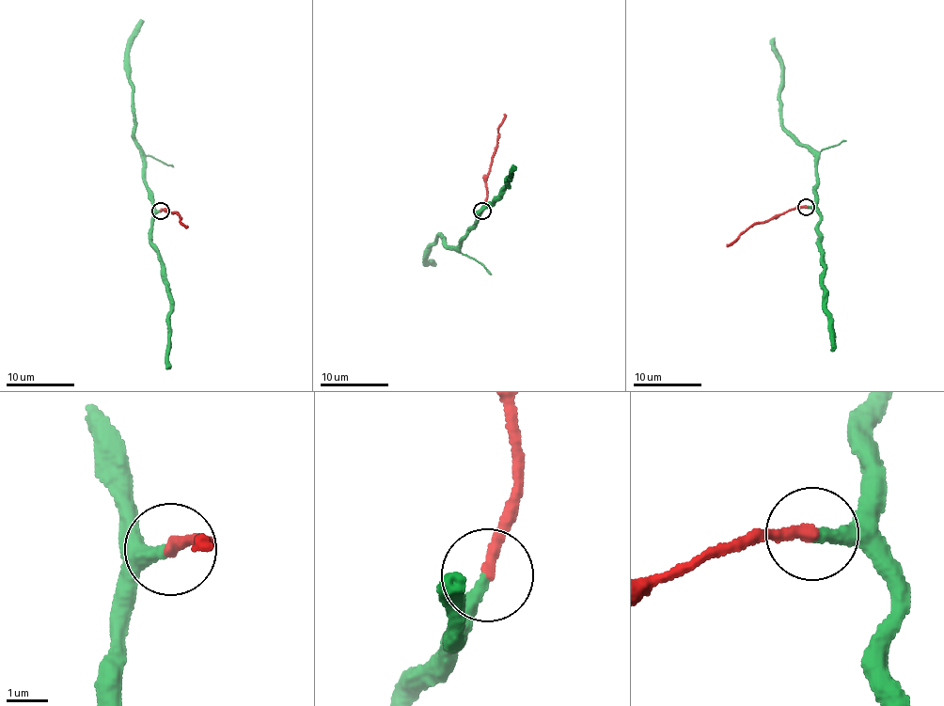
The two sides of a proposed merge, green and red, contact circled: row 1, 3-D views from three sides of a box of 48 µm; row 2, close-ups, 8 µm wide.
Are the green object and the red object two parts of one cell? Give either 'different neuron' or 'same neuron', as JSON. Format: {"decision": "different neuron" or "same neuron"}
{"decision": "same neuron"}

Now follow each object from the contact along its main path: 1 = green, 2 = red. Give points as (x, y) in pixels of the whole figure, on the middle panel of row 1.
1: (482, 212), (473, 229), (462, 238), (458, 250), (445, 244), (438, 235), (431, 245), (426, 263), (434, 266)
2: (482, 211), (498, 124), (505, 113)

